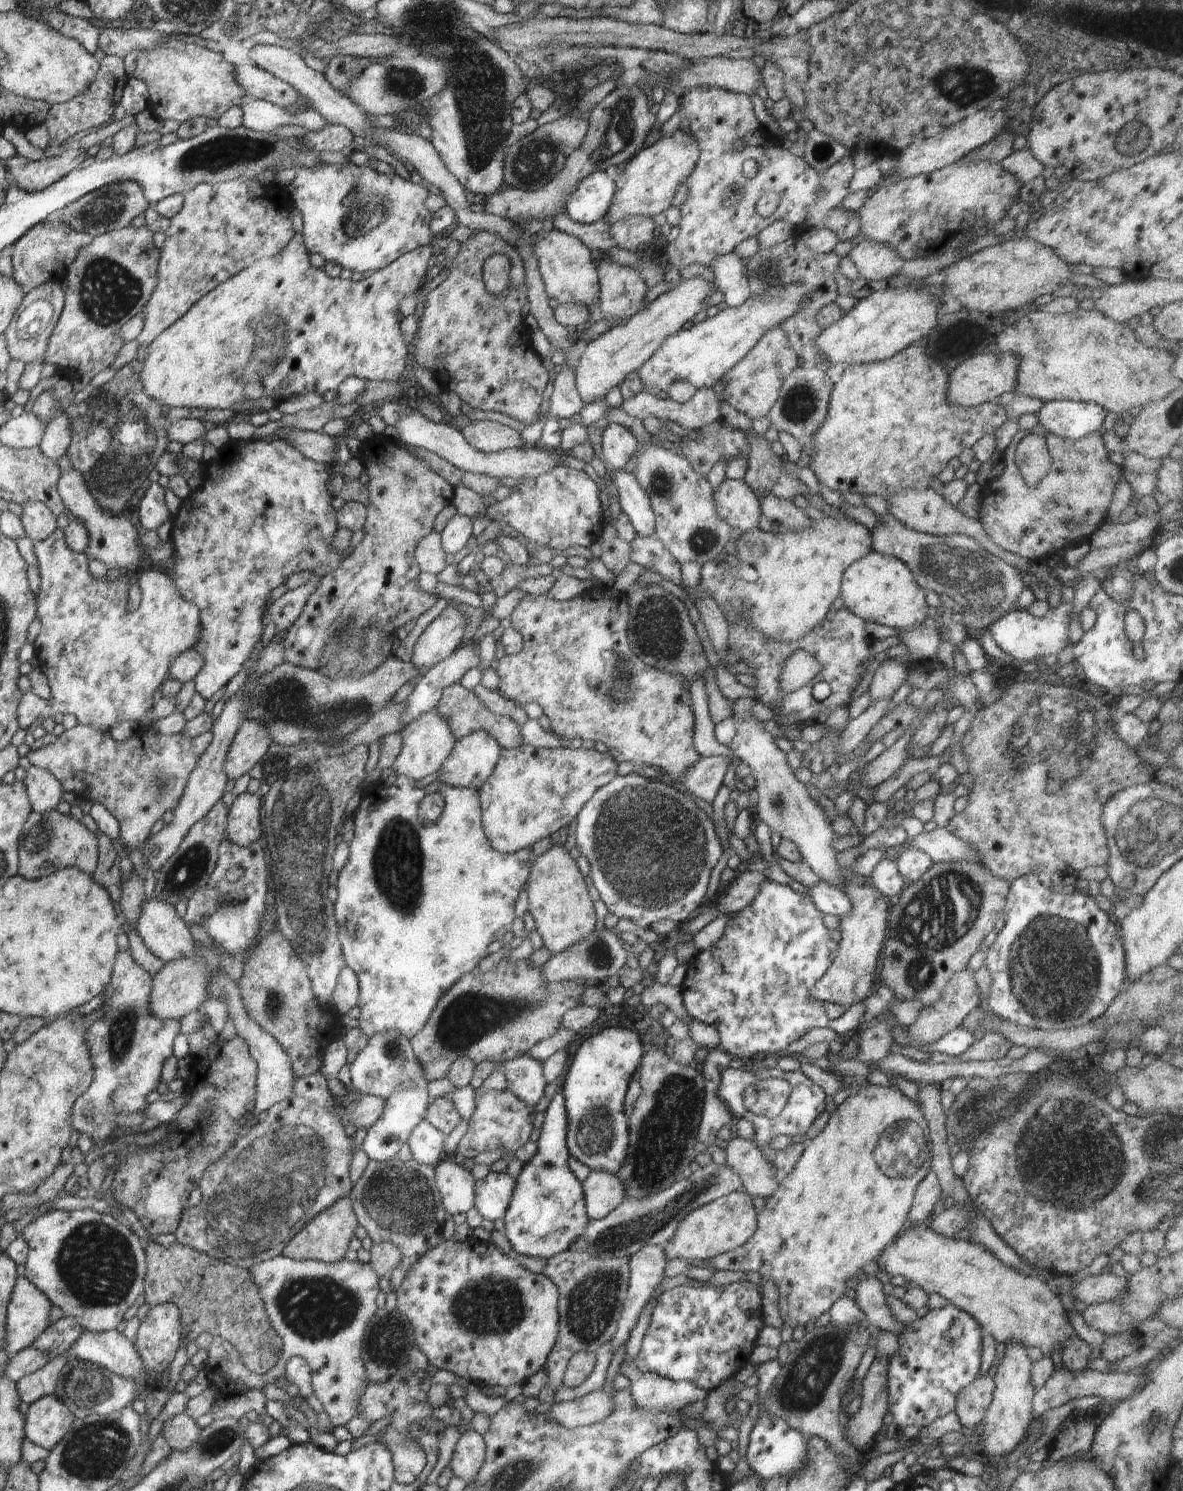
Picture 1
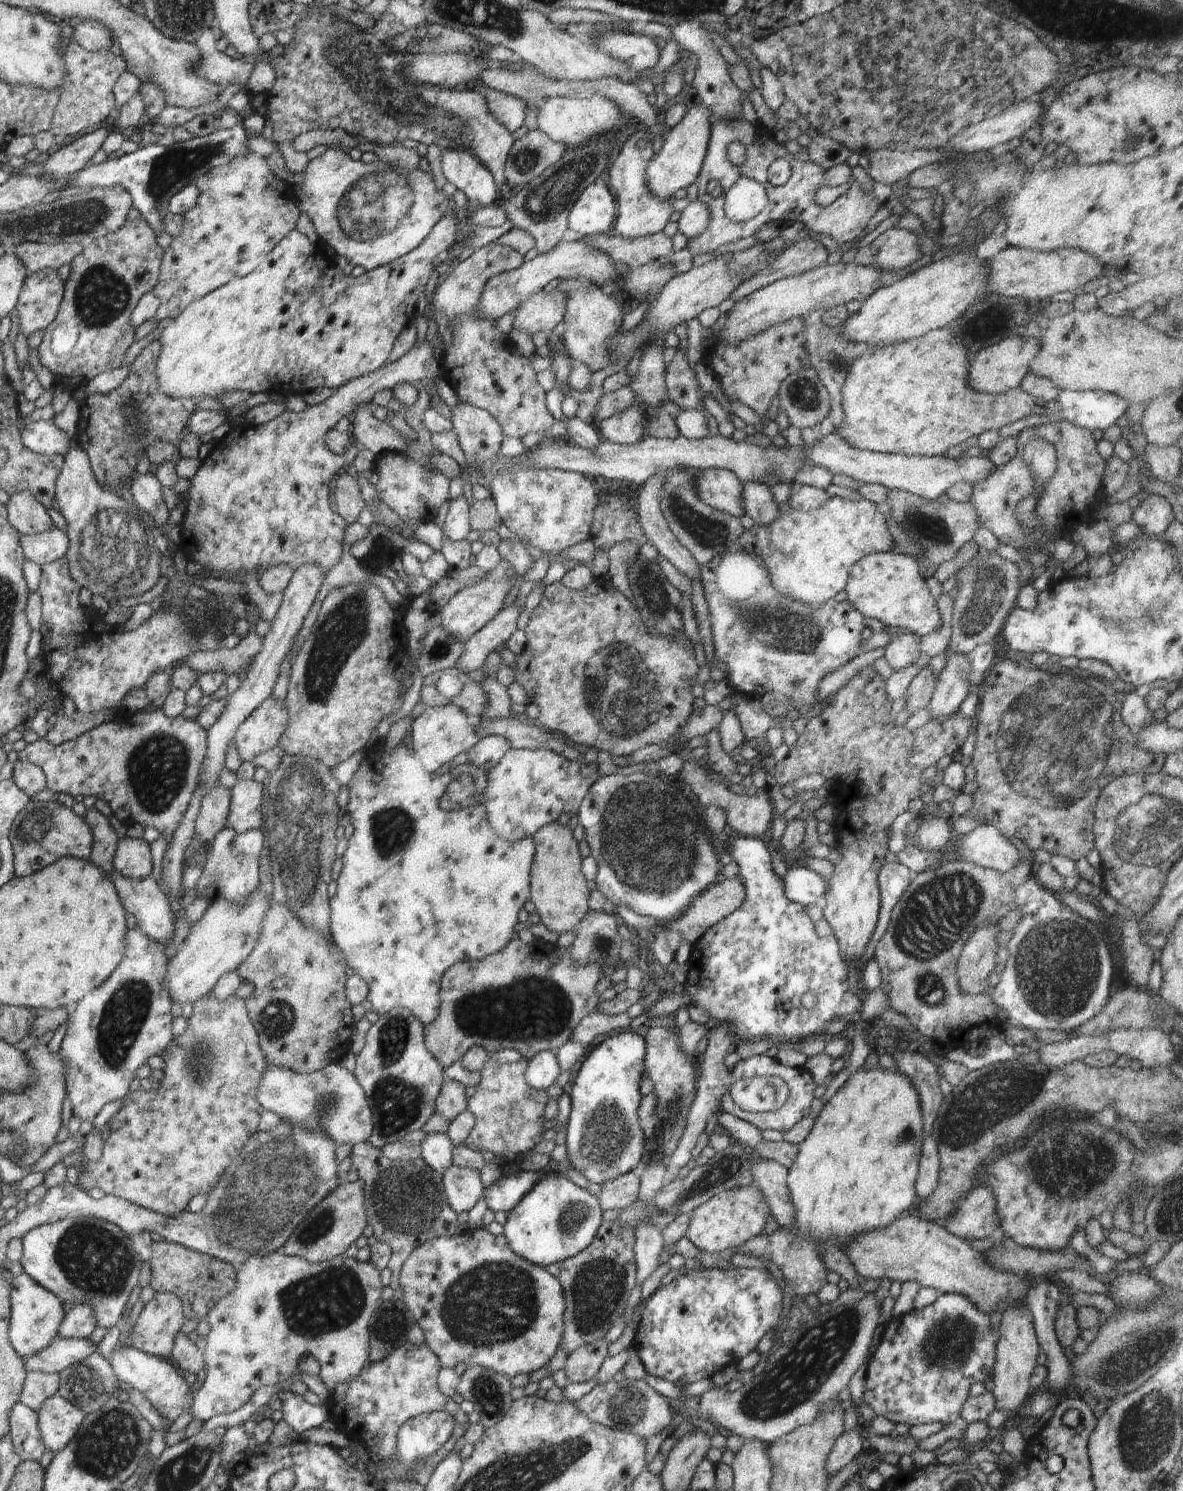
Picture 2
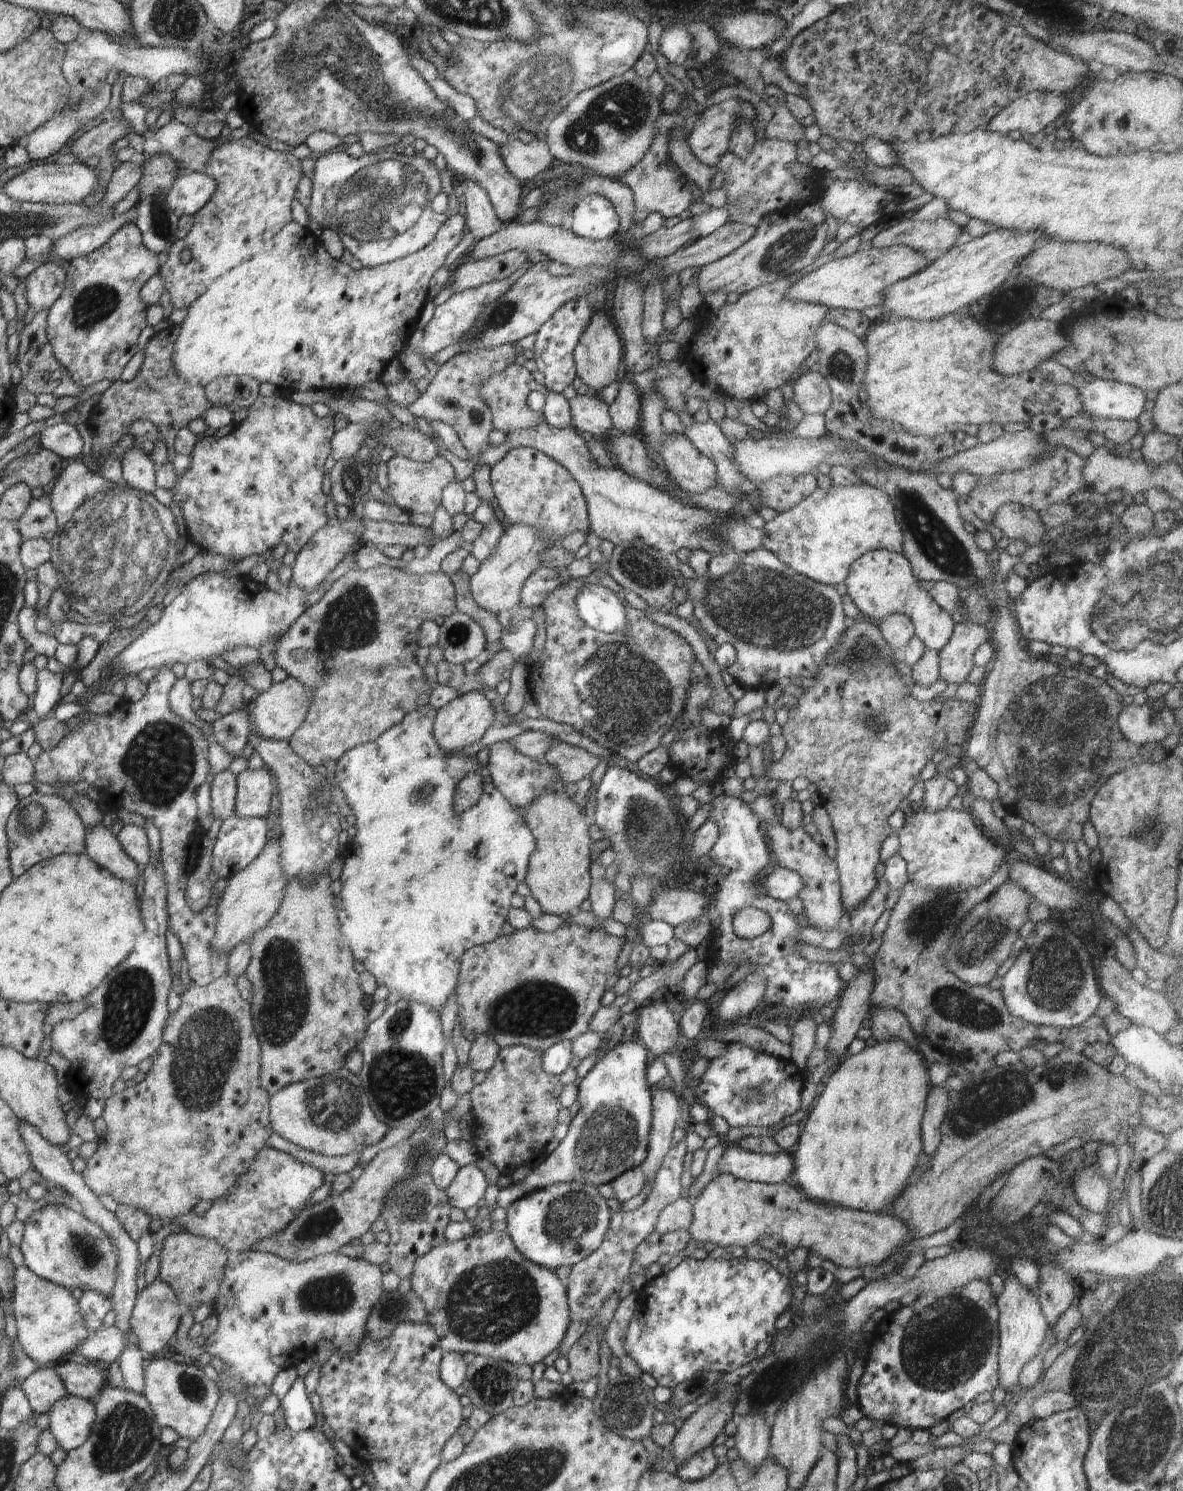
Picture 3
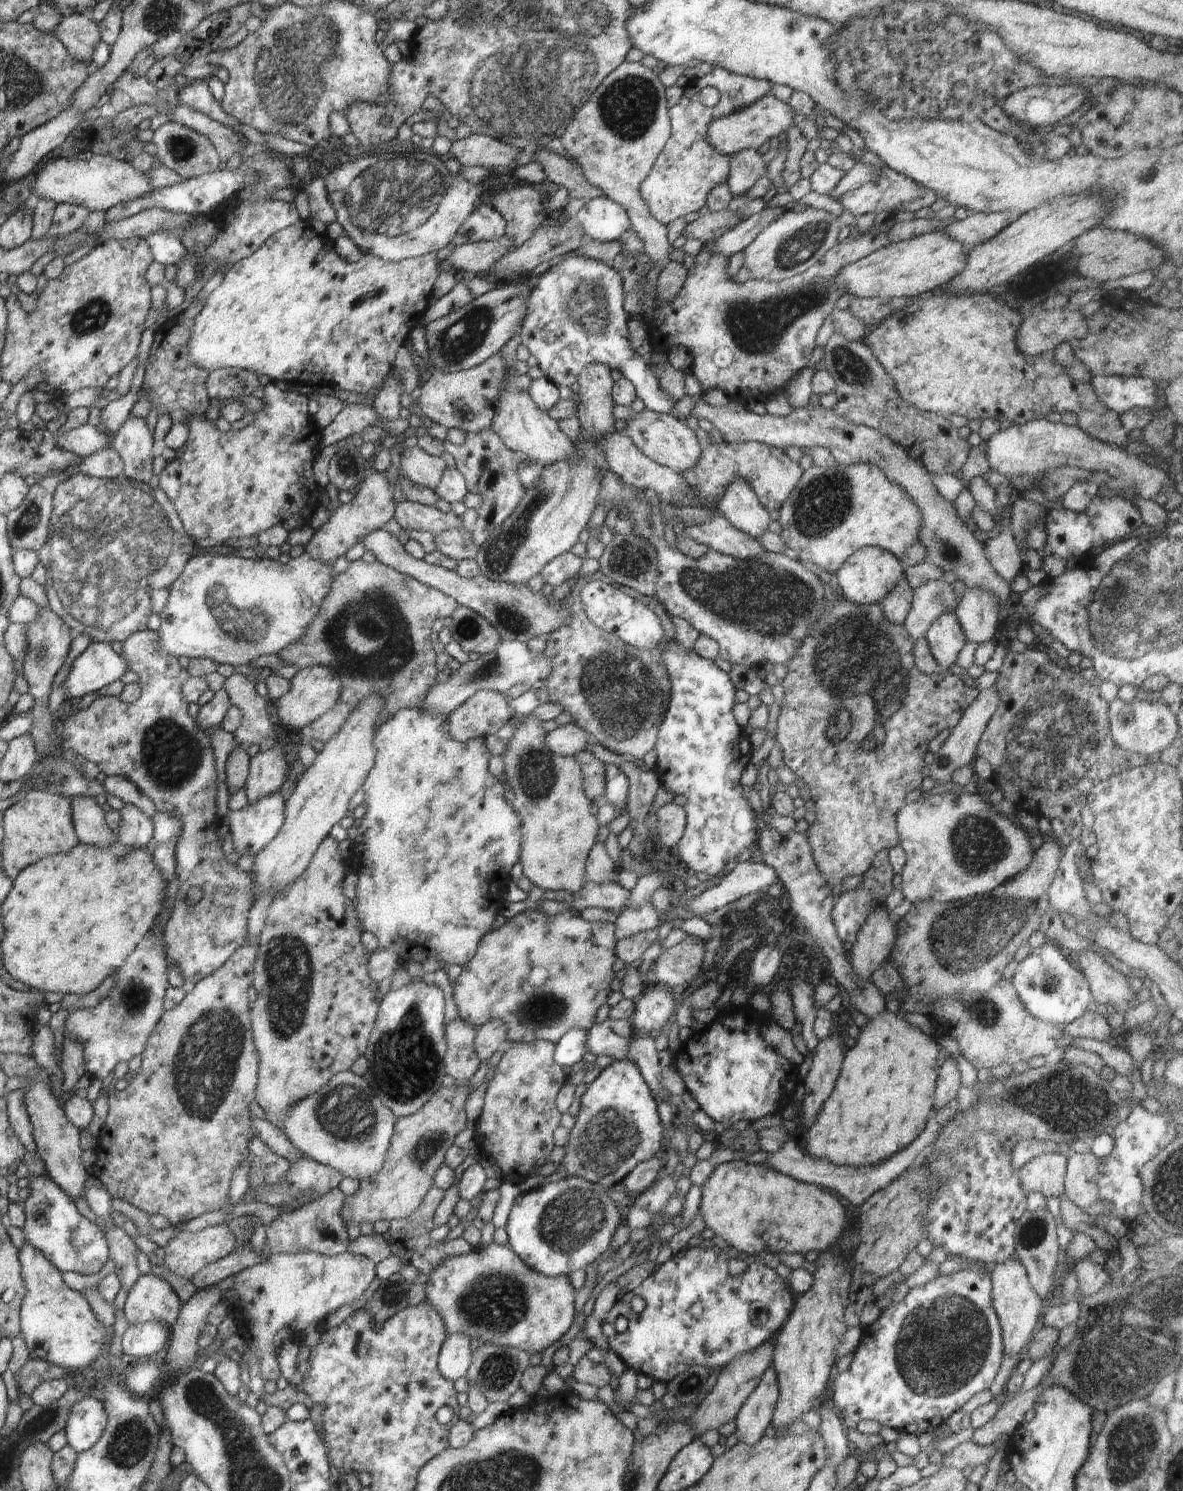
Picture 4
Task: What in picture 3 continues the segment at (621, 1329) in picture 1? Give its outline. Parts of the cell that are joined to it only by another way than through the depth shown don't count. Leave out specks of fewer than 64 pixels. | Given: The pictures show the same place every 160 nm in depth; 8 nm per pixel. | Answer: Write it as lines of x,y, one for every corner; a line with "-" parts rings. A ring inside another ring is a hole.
658,1089
651,1094
653,1125
649,1134
647,1157
640,1166
646,1180
654,1178
654,1174
660,1170
661,1160
672,1145
673,1132
684,1123
679,1097
675,1089

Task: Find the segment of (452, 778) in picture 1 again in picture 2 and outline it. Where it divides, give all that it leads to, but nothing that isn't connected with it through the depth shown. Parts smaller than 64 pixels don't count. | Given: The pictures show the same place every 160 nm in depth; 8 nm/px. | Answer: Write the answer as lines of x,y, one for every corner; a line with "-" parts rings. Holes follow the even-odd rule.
488,735
478,740
468,751
469,761
488,774
489,770
492,770
500,762
510,748
511,742
506,737

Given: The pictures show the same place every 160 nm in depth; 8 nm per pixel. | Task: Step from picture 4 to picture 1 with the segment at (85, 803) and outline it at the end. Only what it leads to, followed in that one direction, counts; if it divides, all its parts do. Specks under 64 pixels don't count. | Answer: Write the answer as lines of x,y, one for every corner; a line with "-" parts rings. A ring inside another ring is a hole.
154,896
142,903
135,929
150,952
166,963
199,951
174,907

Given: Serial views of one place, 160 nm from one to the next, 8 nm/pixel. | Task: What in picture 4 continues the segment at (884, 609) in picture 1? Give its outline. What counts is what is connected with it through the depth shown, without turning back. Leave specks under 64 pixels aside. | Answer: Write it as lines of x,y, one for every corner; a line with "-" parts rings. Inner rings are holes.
866,547
858,549
851,554
843,565
837,570
837,578
840,590
844,597
859,605
872,605
879,603
894,585
904,577
905,567
887,550
880,547
-
943,614
937,618
926,631
925,637
938,667
947,670
955,668
958,652
964,648
967,642
955,614

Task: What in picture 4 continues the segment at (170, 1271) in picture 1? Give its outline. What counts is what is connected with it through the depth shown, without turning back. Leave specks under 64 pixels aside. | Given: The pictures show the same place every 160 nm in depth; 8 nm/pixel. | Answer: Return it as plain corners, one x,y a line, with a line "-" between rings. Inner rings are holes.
226,1224
206,1227
200,1231
182,1231
164,1247
165,1259
162,1263
171,1273
191,1280
191,1276
205,1269
210,1263
228,1256
235,1248
235,1237

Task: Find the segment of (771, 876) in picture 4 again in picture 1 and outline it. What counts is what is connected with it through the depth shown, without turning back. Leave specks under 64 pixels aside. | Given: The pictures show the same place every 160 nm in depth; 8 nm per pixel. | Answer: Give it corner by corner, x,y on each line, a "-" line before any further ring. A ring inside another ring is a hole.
824,881
809,887
803,894
817,906
821,913
832,914
832,916
844,916
850,909
850,899
840,890

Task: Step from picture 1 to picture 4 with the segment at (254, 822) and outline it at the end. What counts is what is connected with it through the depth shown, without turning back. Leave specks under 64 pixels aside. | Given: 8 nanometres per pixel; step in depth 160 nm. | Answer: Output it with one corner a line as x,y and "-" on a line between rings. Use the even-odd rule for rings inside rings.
276,743
249,760
249,773
245,782
248,803
258,802
262,797
280,791
290,771
286,761
288,752
289,746

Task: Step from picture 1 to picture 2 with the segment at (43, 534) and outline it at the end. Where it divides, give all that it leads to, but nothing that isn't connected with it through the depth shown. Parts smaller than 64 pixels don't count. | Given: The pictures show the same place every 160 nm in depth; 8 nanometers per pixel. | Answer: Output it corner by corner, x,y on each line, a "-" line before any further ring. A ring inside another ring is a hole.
29,490
14,493
6,506
8,522
22,535
46,532
53,526
46,509

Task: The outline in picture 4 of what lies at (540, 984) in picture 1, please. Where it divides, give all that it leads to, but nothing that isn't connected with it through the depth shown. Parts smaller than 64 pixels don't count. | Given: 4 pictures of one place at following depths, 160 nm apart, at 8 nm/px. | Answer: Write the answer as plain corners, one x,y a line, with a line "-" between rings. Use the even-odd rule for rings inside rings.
569,908
556,915
526,909
510,917
502,927
484,934
474,956
462,967
453,984
453,1001
459,1017
474,1028
480,1028
492,1019
502,1019
507,1024
507,1039
514,1043
531,1043
540,1039
557,1043
568,1030
589,1031
596,1024
596,1011
611,991
616,943
612,923
586,921
579,911
-
535,966
548,970
548,980
542,987
532,987
528,982
530,971

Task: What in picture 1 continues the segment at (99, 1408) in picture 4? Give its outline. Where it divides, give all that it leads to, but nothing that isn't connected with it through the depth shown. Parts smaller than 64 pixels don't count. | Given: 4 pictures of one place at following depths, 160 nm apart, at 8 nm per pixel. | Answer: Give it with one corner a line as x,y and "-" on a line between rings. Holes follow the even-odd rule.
55,1394
33,1402
23,1417
25,1437
47,1451
68,1434
76,1419

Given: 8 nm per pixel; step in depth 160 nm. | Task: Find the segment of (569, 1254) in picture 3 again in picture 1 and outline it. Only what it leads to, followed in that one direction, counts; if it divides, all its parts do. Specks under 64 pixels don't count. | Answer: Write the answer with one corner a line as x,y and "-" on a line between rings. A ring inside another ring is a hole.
557,1092
545,1110
537,1153
515,1178
515,1187
504,1217
505,1236
518,1253
547,1260
567,1251
590,1222
581,1182
570,1171
567,1149
567,1114
565,1096

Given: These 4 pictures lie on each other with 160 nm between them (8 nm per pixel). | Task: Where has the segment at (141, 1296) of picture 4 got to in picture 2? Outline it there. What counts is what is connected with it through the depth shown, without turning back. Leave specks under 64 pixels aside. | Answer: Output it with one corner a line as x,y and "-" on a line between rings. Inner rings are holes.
157,1292
136,1319
130,1344
146,1354
170,1360
175,1336
185,1319
181,1300
174,1293

